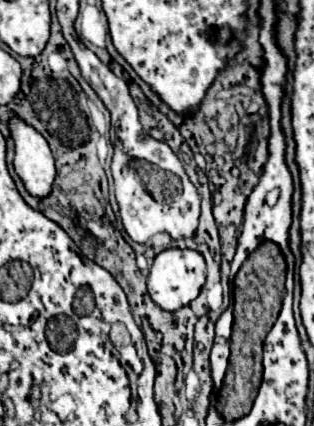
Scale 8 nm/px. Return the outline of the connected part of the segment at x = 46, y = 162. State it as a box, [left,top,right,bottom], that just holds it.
[9,118,55,198]

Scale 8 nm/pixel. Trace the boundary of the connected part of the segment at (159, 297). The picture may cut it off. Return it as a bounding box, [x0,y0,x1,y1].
[147,248,205,312]

